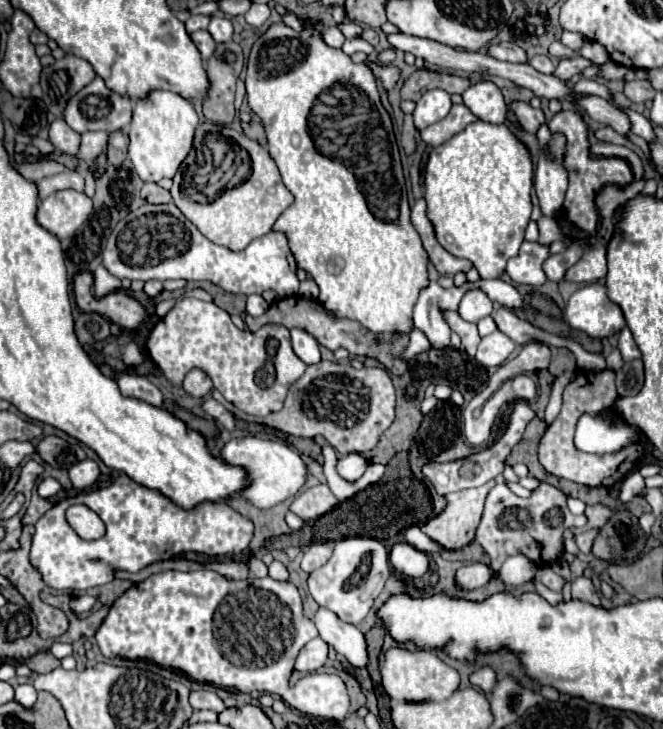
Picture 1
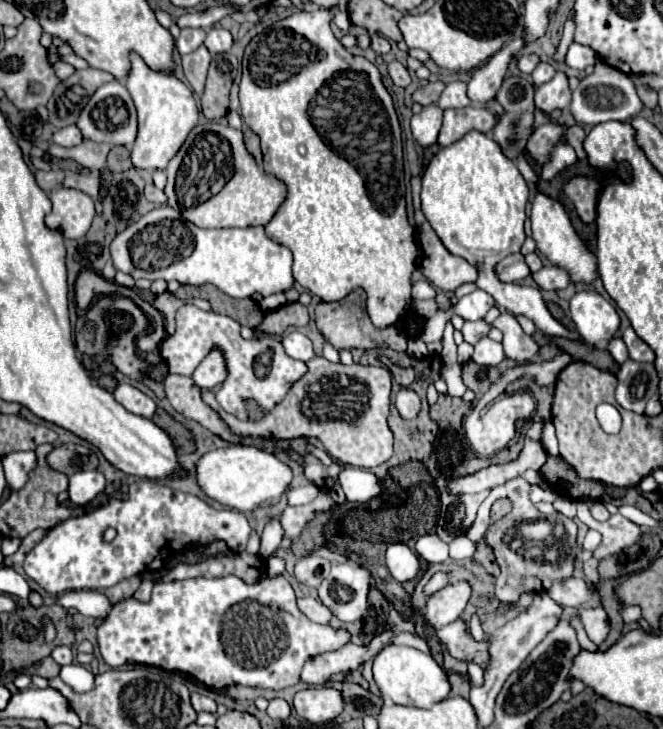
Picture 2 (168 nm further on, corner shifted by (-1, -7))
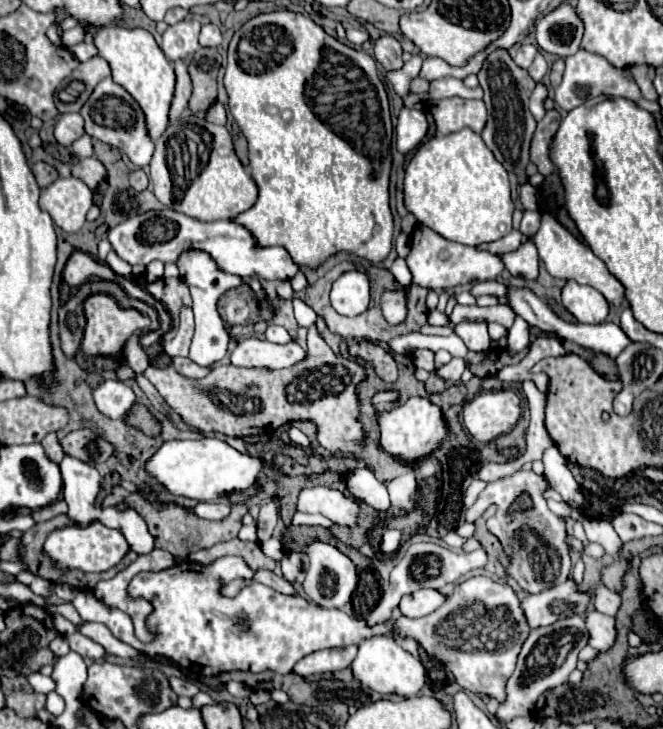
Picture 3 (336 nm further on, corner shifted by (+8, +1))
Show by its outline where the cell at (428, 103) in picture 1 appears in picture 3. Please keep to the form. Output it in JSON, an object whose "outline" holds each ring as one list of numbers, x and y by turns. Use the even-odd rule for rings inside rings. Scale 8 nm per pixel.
{"outline":[[402,108,396,124,396,148,400,154,408,154,414,150,420,140,426,136,428,122,422,110,416,108]]}

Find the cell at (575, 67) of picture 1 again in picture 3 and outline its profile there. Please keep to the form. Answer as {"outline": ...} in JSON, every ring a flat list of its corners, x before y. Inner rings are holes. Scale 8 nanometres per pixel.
{"outline":[[536,84,534,92,532,92,532,96,530,96,530,112,532,112,532,116,534,116,536,122,542,120,542,116,546,114,546,110,544,110,544,100,546,100,546,96,548,96,546,86,544,86,544,84]]}

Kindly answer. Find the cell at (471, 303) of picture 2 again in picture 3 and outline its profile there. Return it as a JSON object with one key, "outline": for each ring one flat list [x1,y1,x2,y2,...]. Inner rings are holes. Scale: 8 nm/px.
{"outline":[[488,280,488,282,476,282,470,292,474,296,482,296,482,294,492,294,492,296,498,296,498,298,506,298,506,292,508,292,508,284,500,282,500,280]]}

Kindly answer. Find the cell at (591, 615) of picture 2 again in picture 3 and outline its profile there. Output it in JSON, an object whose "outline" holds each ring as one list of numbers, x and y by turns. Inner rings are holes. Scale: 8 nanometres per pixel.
{"outline":[[596,610,586,614,586,626,590,632,590,646,598,652,606,652,614,646,616,640,616,622,610,616,604,616]]}

